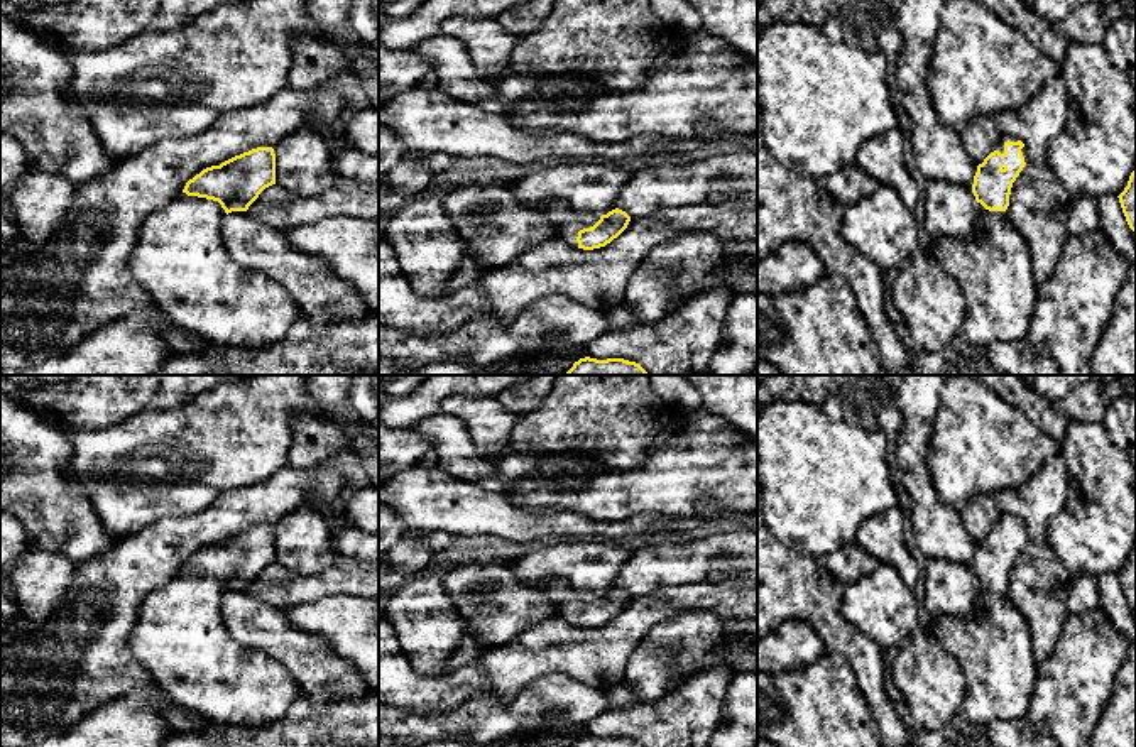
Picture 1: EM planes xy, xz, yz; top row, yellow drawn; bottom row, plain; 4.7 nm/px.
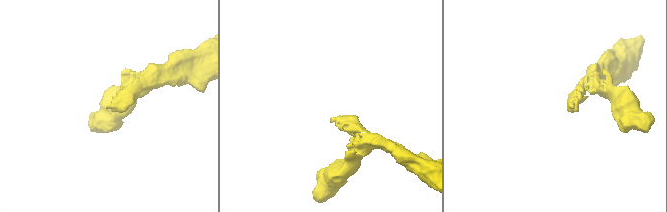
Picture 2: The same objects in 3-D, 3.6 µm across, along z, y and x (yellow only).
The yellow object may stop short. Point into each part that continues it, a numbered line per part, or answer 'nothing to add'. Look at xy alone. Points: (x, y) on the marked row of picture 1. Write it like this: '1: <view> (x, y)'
1: xy (180, 259)

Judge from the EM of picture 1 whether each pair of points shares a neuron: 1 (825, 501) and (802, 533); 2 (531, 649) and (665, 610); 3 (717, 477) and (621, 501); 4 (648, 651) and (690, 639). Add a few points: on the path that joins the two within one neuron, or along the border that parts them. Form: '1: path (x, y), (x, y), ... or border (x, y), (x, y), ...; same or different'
1: path (817, 509), (803, 524); same
2: path (565, 649), (606, 649), (631, 626); same
3: path (693, 477), (675, 477), (666, 485), (644, 490); same
4: path (658, 646), (665, 639), (680, 639); same

